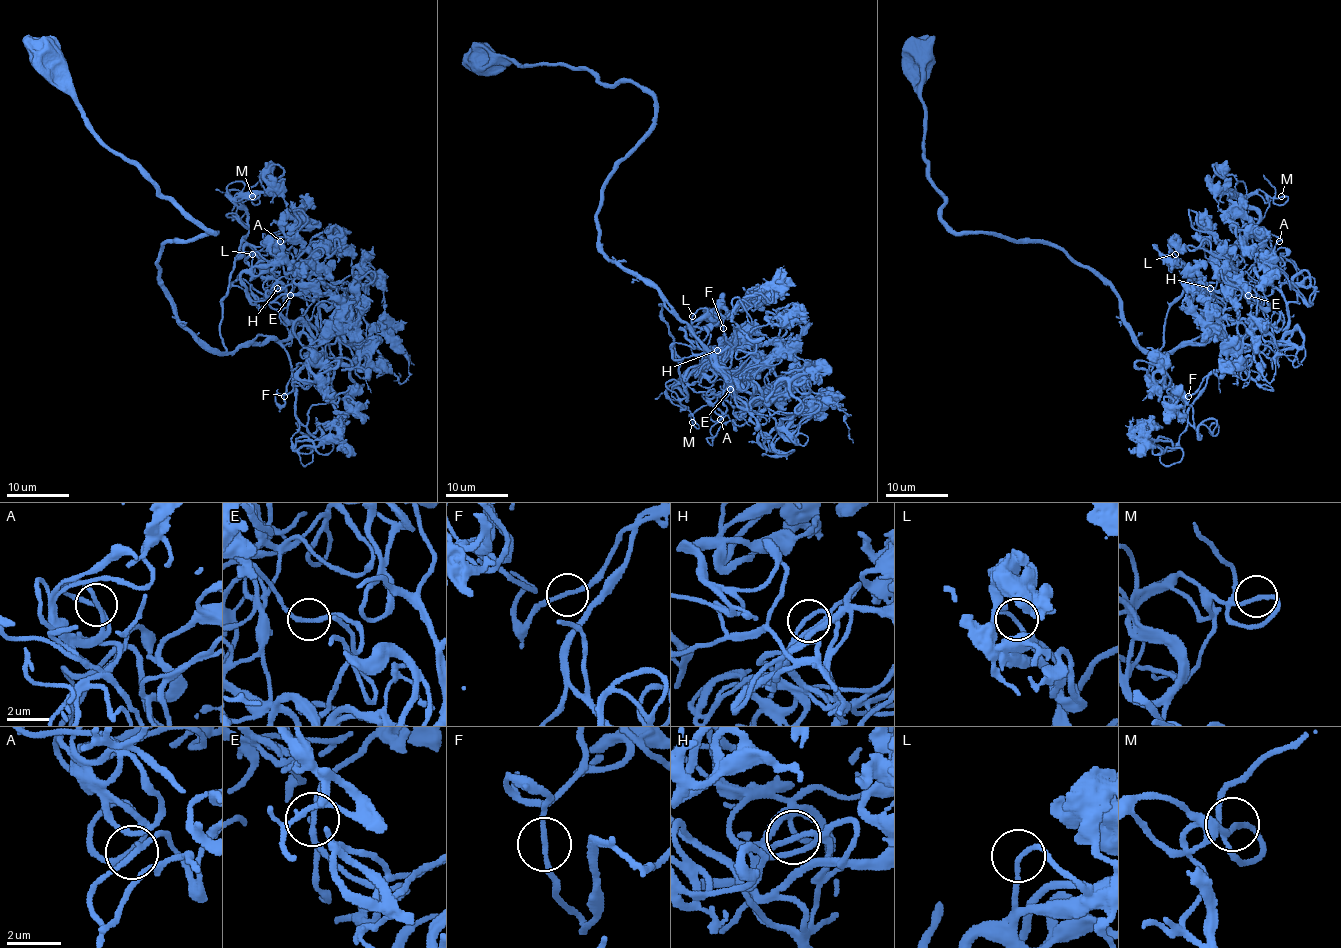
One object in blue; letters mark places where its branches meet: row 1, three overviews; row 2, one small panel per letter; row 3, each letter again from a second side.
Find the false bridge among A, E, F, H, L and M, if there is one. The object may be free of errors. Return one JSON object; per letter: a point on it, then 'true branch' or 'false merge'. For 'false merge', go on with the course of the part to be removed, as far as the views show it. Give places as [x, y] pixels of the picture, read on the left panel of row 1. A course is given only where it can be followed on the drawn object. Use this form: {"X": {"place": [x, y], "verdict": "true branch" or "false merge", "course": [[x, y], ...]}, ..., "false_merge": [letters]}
{"A": {"place": [280, 241], "verdict": "true branch"}, "E": {"place": [290, 295], "verdict": "true branch"}, "F": {"place": [284, 396], "verdict": "true branch"}, "H": {"place": [277, 288], "verdict": "true branch"}, "L": {"place": [252, 254], "verdict": "true branch"}, "M": {"place": [252, 196], "verdict": "true branch"}, "false_merge": []}

